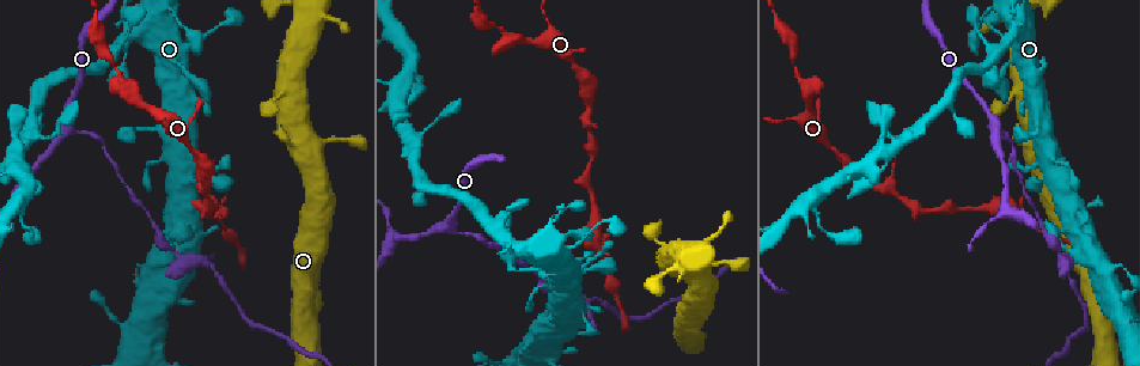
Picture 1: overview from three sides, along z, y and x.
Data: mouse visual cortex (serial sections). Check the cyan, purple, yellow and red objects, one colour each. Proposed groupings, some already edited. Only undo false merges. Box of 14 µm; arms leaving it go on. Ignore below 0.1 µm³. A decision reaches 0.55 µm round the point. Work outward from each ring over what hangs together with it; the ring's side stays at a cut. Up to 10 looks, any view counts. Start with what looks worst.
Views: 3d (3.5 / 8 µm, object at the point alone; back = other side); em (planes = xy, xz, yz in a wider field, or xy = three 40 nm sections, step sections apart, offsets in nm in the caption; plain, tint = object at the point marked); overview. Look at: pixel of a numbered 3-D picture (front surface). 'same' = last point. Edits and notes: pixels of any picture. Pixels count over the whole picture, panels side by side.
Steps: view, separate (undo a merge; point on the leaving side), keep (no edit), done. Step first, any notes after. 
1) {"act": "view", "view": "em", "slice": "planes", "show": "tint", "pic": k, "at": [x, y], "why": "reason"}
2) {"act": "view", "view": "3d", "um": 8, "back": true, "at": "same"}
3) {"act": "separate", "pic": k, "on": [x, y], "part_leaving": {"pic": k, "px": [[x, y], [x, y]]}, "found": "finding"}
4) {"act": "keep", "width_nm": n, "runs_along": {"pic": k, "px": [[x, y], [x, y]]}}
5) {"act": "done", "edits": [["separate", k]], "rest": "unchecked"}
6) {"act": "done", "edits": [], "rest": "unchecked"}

{"act": "view", "view": "3d", "um": 8, "pic": 1, "at": [450, 230]}

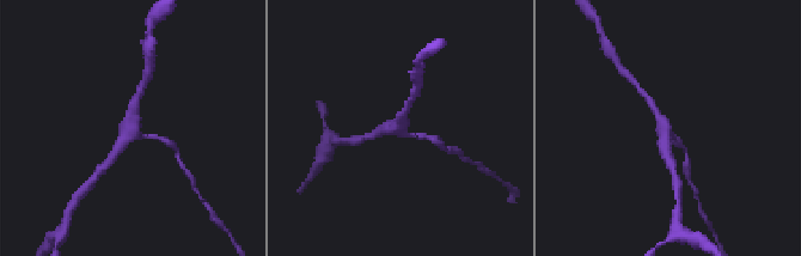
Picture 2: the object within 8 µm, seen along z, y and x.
{"act": "view", "view": "em", "slice": "xy", "step": 3, "show": "tint", "pic": 2, "at": [134, 130], "why": "shape alone is not enough"}

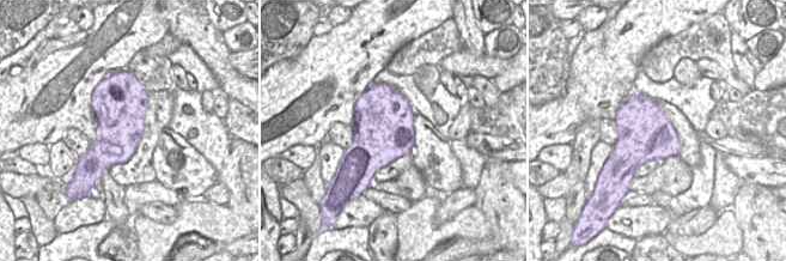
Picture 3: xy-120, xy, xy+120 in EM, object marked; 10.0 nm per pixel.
{"act": "keep", "arm_widths_nm": [150, 250, 300], "runs_along": {"pic": 2, "px": [[136, 102], [133, 134], [164, 140]]}, "found": "continuous, no second cell"}

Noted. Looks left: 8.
{"act": "view", "view": "3d", "um": 3.5, "pic": 1, "at": [308, 6], "why": "sharp bend"}

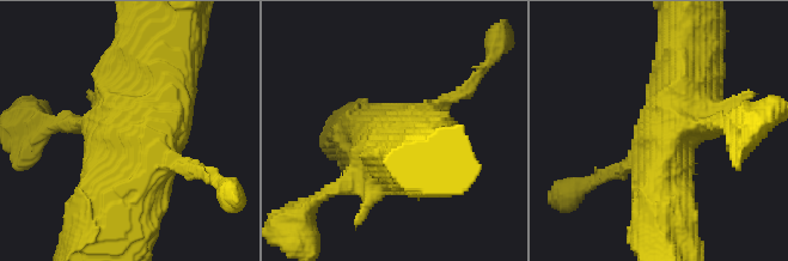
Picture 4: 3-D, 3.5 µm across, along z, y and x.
{"act": "view", "view": "em", "slice": "xy", "step": 3, "show": "tint", "pic": 4, "at": [127, 132]}

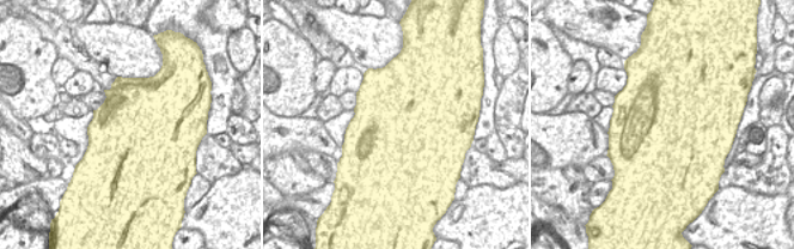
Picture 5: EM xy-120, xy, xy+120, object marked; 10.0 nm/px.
{"act": "keep", "runs_along": {"pic": 4, "px": [[663, 208], [669, 134], [715, 123]]}, "found": "one cell here"}

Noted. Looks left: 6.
{"act": "view", "view": "3d", "um": 3.5, "pic": 1, "at": [528, 268], "why": "narrows sharply"}

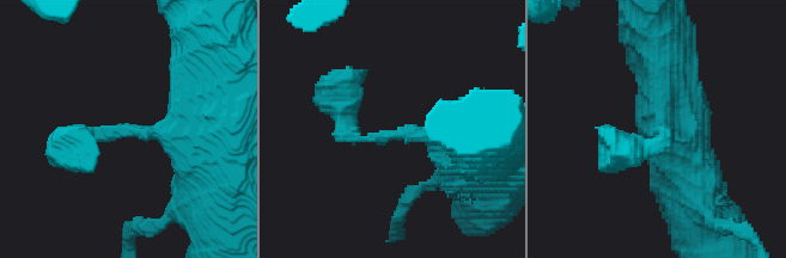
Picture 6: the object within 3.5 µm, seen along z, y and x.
{"act": "view", "view": "em", "slice": "xy", "step": 2, "show": "tint", "pic": 6, "at": [391, 137]}

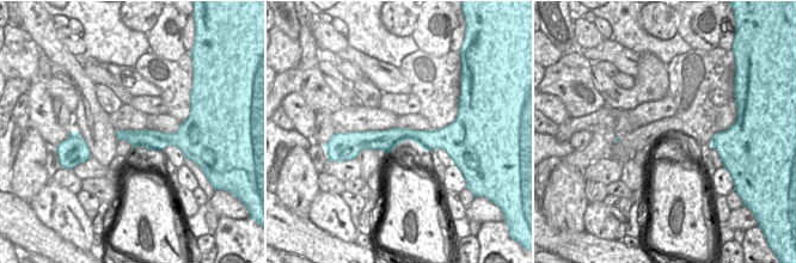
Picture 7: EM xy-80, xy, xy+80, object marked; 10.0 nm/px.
{"act": "keep", "arm_widths_nm": [250, 400], "runs_along": {"pic": 6, "px": [[492, 147], [357, 137], [341, 104]]}, "found": "all the same cell"}

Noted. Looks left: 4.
{"act": "view", "view": "3d", "um": 3.5, "pic": 1, "at": [1047, 235], "why": "sudden change in width"}

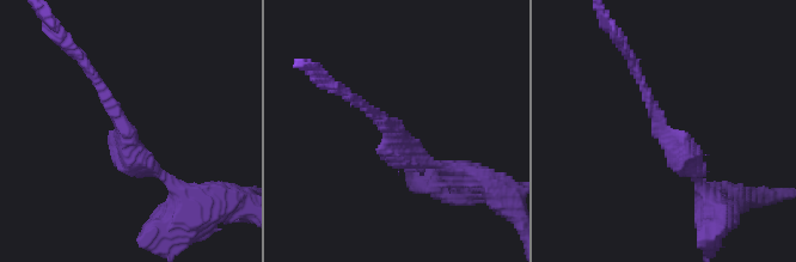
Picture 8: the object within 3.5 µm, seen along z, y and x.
{"act": "view", "view": "em", "slice": "xy", "step": 5, "show": "tint", "pic": 8, "at": [396, 130], "arm_widths_nm": [150, 250]}

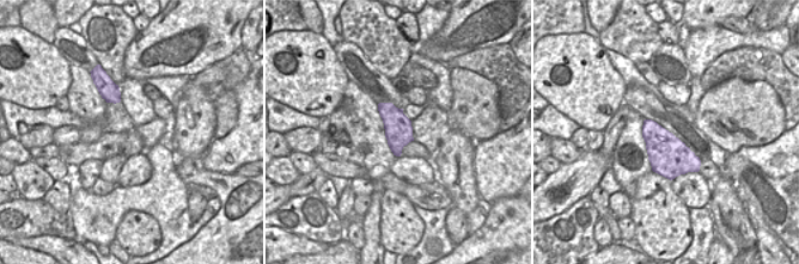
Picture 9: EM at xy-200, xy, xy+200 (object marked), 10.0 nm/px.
{"act": "keep", "runs_along": {"pic": 8, "px": [[91, 72], [130, 156], [167, 182]]}, "found": "one cell here"}

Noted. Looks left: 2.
{"act": "done", "edits": [], "rest": "unchecked"}

